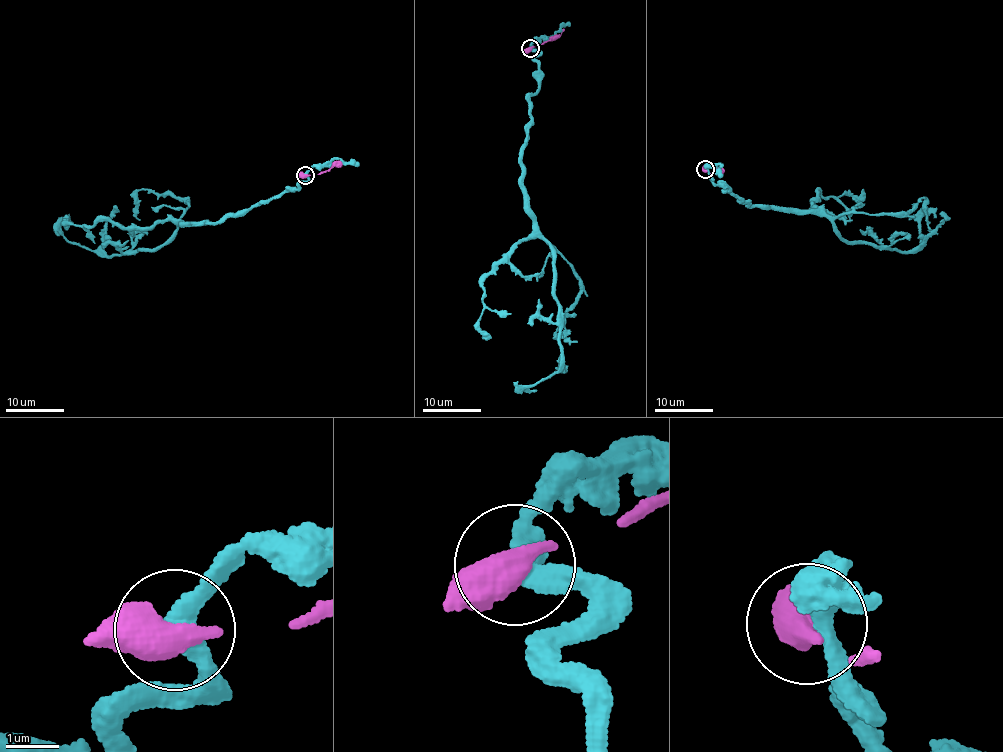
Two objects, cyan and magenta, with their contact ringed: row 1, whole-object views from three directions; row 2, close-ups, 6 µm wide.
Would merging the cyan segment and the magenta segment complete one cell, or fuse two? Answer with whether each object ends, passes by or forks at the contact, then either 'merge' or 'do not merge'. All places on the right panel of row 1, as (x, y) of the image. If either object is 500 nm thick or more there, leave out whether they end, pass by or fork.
do not merge

